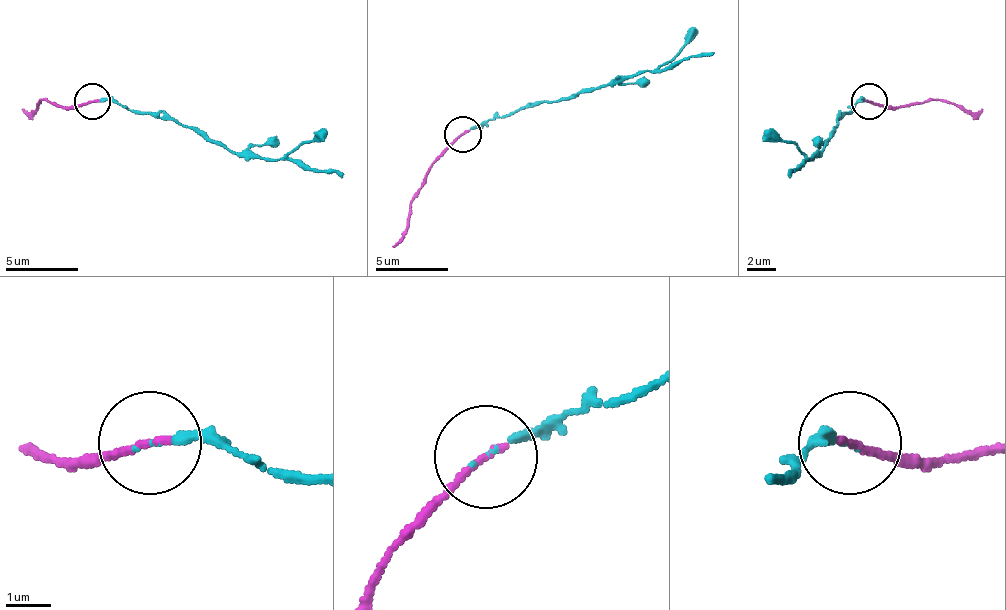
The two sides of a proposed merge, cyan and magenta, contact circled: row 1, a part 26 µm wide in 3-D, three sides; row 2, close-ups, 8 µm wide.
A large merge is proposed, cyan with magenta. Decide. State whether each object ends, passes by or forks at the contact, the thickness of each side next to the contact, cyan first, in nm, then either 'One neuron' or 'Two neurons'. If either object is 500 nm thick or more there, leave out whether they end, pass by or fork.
At the ring cyan ends. At the ring magenta ends. Thickness 120 nm (cyan) against 150 nm. One neuron

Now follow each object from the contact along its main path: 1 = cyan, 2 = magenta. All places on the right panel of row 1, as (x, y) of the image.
1: (868, 100), (858, 100), (850, 111), (836, 122), (814, 158), (807, 158), (789, 173)
2: (868, 100), (901, 108), (937, 100), (981, 108)

